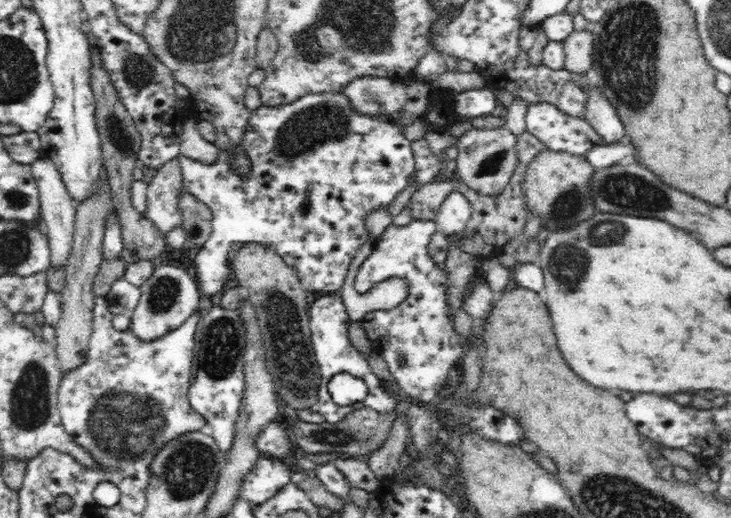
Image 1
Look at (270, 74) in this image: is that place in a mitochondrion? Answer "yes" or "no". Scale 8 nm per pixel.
no

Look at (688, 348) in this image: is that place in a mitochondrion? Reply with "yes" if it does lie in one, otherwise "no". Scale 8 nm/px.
no

